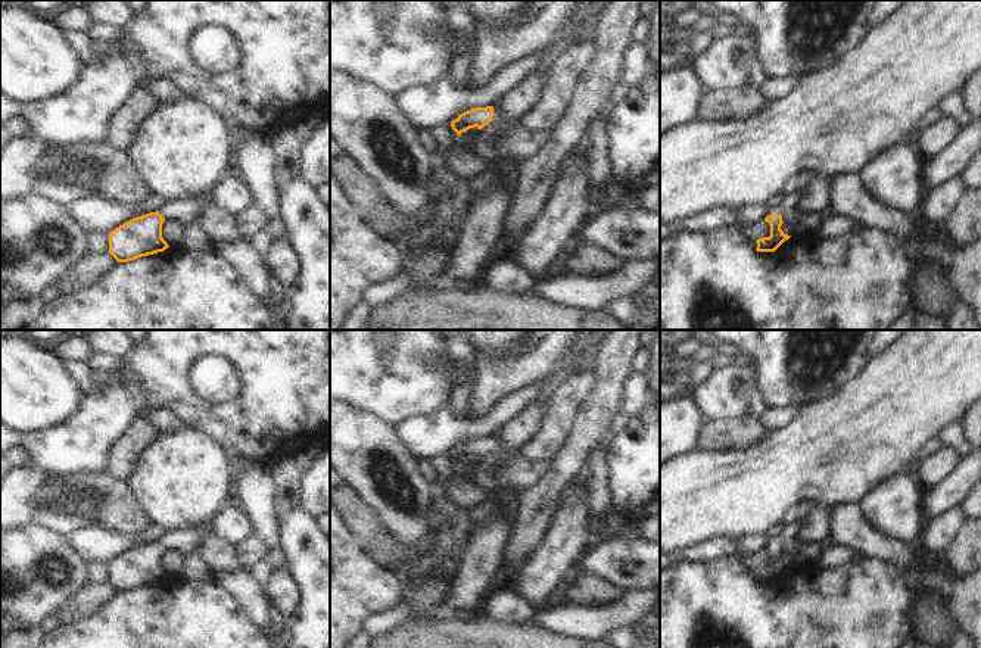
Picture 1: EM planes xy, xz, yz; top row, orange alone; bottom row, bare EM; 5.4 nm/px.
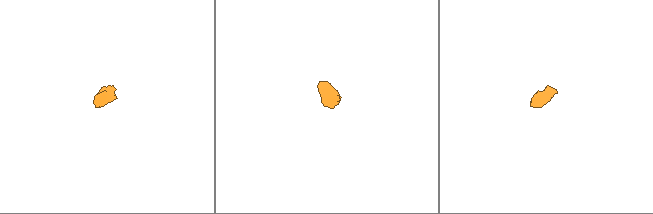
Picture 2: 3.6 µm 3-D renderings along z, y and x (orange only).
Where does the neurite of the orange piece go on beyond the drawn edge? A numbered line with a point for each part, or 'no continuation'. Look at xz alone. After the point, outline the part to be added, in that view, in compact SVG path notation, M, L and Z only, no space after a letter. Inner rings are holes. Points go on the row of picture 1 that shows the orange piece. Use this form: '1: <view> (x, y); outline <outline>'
1: xz (516, 103); outline M533 71L527 78L518 82L513 90L499 99L499 105L493 108L492 121L498 122L501 118L516 124L530 109L533 109L549 80L548 71Z

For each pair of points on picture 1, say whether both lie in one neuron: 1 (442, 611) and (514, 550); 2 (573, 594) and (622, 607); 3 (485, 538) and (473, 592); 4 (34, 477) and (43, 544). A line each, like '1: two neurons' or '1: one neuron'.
1: two neurons
2: two neurons
3: one neuron
4: two neurons

